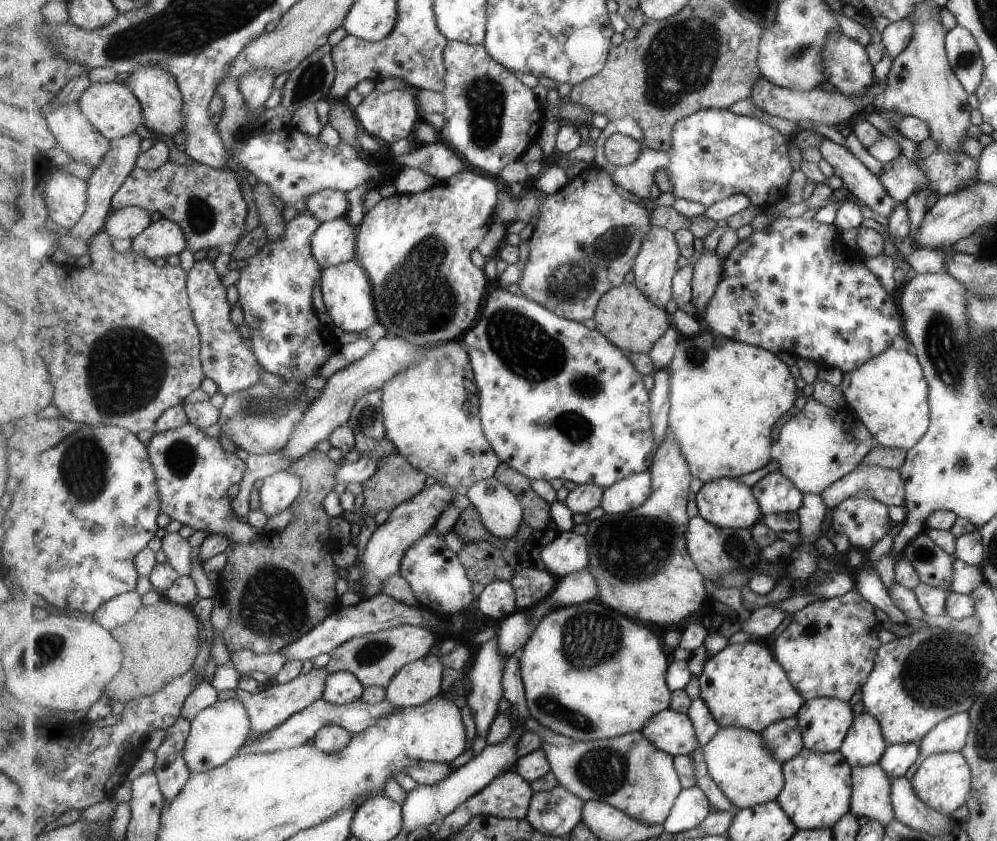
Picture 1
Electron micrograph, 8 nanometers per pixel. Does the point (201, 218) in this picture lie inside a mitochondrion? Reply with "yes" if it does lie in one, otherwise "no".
yes

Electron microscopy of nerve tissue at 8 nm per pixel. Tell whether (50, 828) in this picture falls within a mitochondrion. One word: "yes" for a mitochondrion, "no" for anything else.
no

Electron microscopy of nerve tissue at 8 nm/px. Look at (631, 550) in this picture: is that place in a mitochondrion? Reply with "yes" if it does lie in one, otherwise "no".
yes

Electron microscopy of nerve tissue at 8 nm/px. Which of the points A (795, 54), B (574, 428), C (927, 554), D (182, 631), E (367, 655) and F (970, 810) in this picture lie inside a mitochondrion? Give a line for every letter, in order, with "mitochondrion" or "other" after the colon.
A: mitochondrion
B: mitochondrion
C: mitochondrion
D: other
E: mitochondrion
F: other

